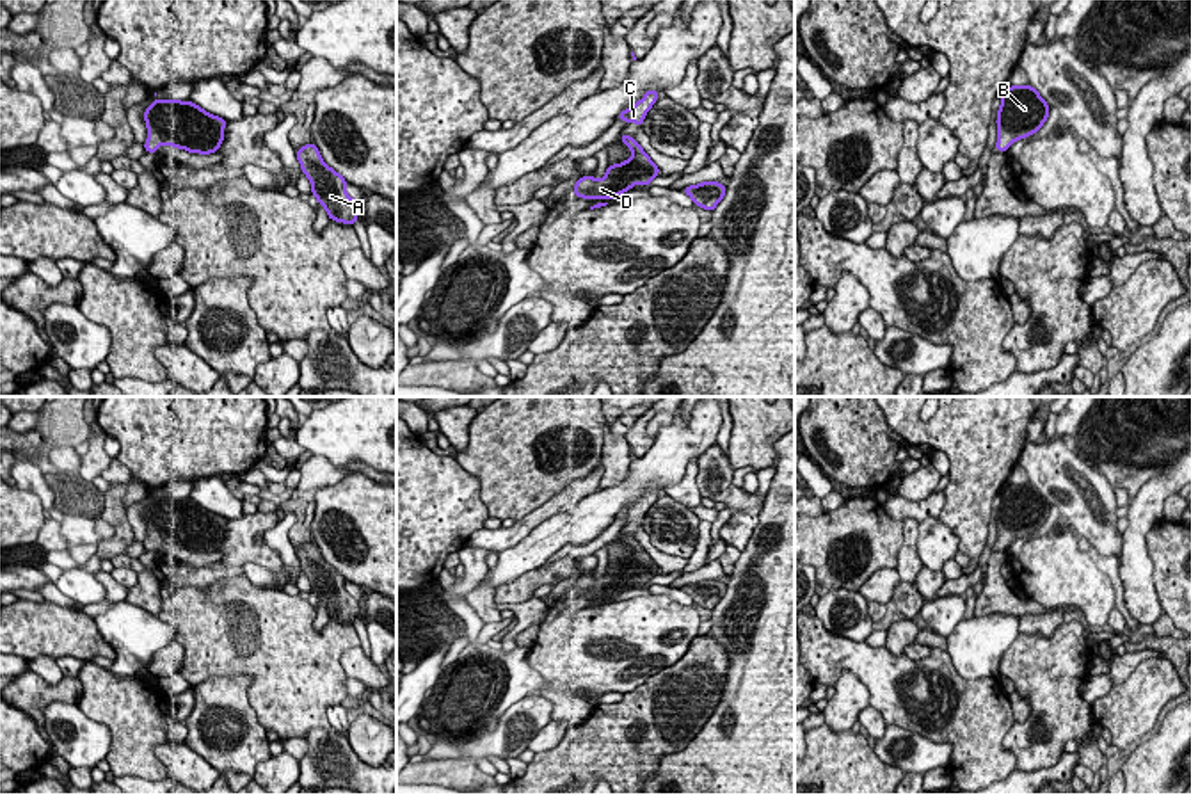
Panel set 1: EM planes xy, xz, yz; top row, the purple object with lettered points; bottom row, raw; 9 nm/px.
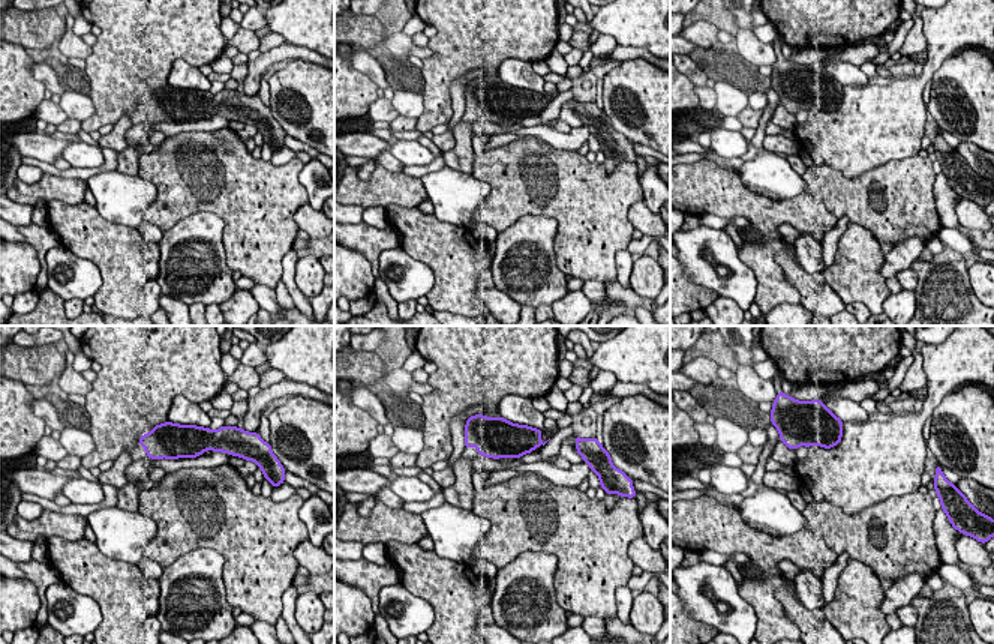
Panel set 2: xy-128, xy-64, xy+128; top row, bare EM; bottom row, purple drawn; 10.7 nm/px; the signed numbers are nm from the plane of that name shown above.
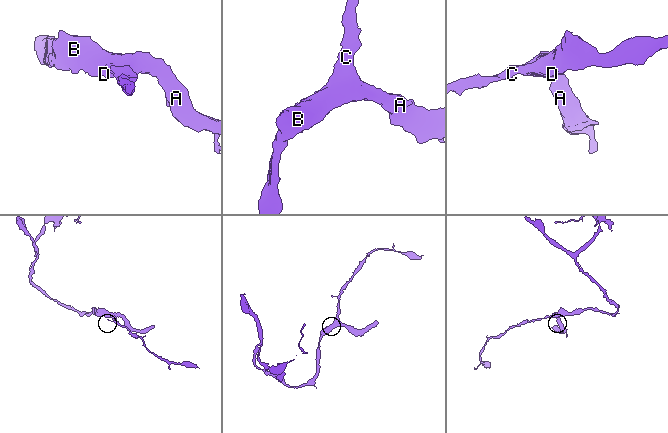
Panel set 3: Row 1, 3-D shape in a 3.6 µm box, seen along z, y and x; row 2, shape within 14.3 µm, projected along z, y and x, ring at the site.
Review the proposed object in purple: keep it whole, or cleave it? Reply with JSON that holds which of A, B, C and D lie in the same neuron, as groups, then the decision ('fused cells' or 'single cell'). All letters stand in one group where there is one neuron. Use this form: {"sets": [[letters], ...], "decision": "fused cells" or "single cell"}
{"sets": [["A", "B", "C", "D"]], "decision": "single cell"}

